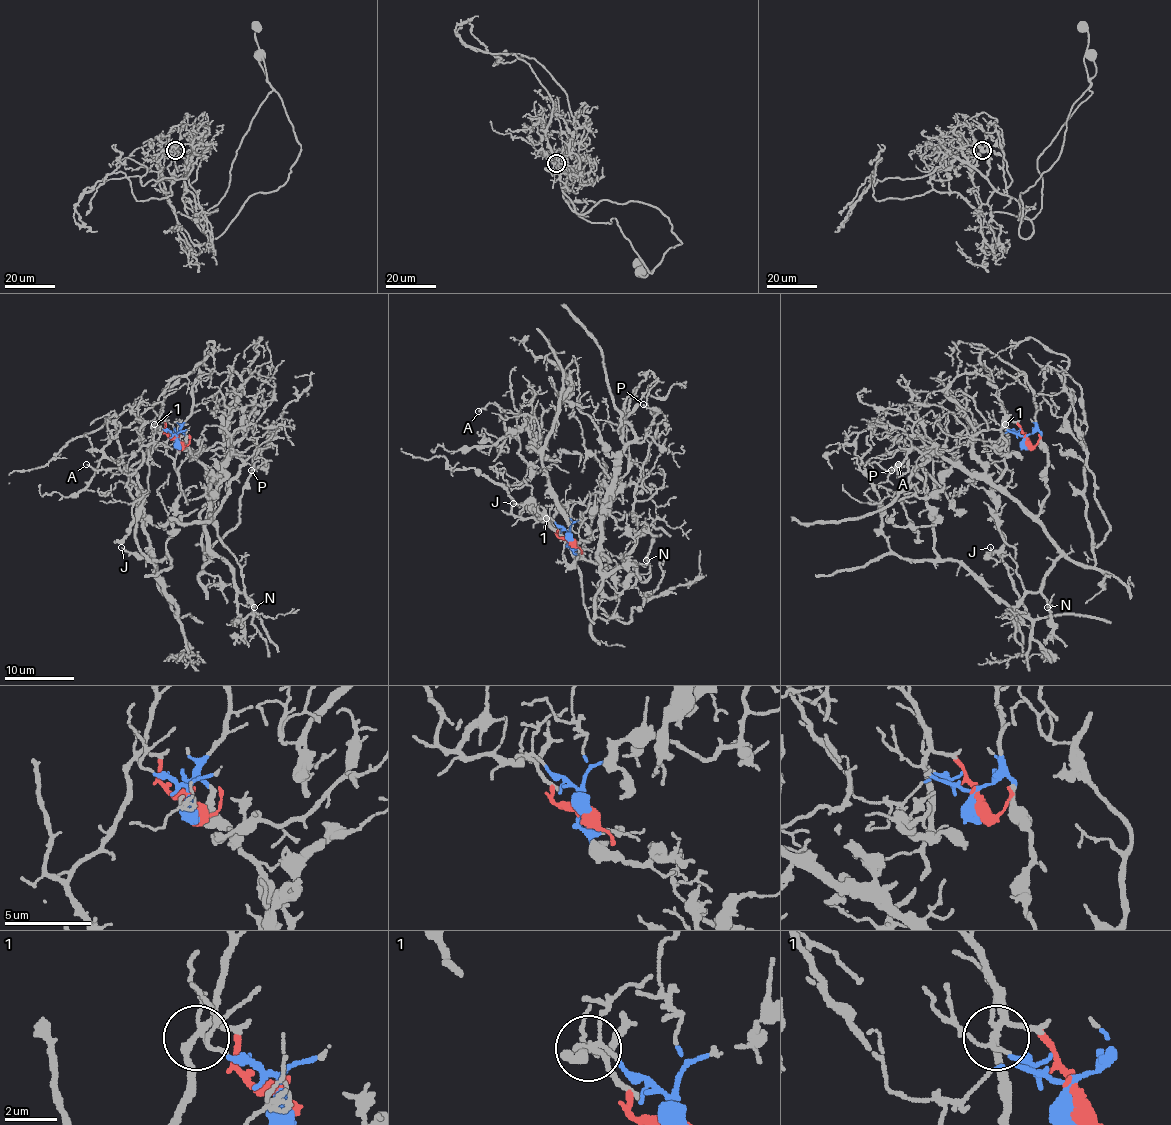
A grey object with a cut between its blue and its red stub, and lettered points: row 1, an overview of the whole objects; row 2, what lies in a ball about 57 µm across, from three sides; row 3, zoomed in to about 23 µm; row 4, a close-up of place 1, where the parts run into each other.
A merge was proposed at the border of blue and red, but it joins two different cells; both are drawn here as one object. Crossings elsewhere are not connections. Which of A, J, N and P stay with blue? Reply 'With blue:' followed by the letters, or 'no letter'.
With blue: N, P

